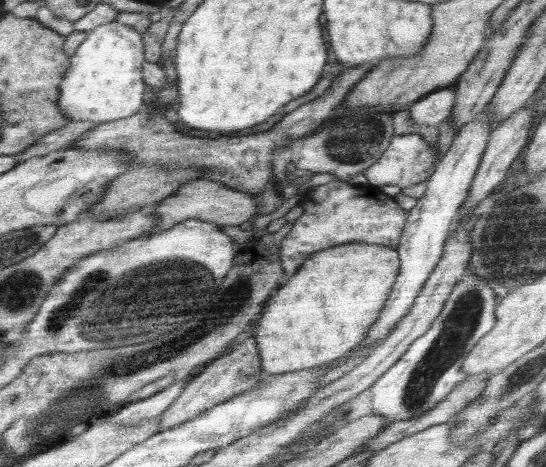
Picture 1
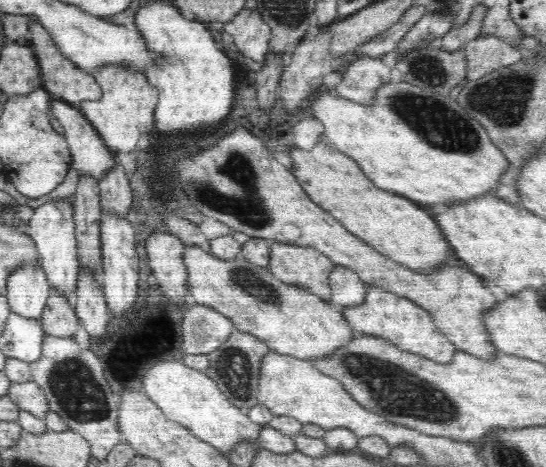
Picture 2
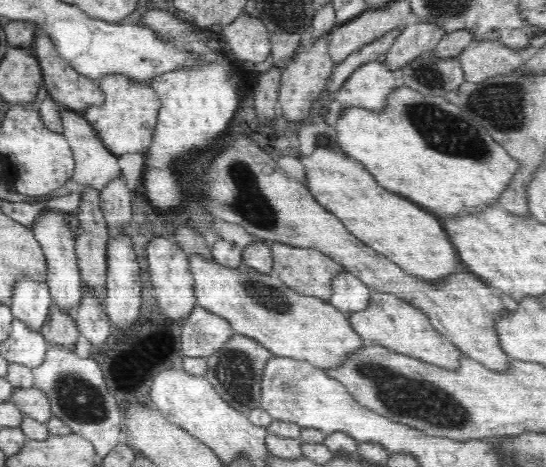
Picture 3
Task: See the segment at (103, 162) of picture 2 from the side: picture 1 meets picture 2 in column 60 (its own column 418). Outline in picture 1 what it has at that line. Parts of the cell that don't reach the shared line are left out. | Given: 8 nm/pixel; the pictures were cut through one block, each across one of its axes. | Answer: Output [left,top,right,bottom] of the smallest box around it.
[408,85,456,126]

